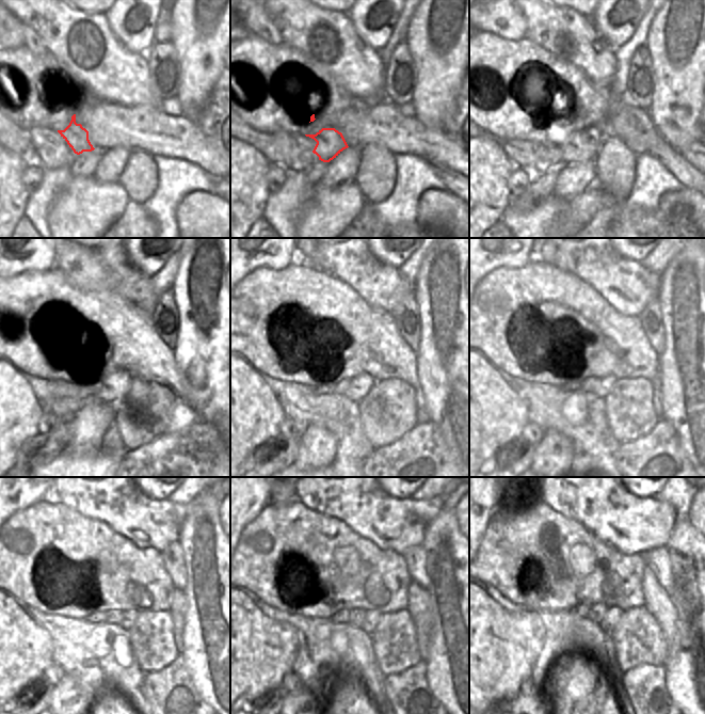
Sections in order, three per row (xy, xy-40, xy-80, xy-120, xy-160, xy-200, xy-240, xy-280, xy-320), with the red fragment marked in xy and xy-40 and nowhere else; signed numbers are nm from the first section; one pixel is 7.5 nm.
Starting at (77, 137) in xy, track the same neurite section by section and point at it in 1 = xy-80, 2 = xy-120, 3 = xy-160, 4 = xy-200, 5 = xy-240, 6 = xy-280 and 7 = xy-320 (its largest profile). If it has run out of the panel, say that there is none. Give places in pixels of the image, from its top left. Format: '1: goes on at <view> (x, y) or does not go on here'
1: goes on at xy-80 (581, 146)
2: goes on at xy-120 (111, 389)
3: goes on at xy-160 (358, 386)
4: goes on at xy-200 (605, 383)
5: goes on at xy-240 (130, 616)
6: goes on at xy-280 (371, 618)
7: goes on at xy-320 (612, 615)

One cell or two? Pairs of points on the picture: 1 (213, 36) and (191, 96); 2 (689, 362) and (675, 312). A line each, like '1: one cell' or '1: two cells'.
1: one cell
2: one cell

